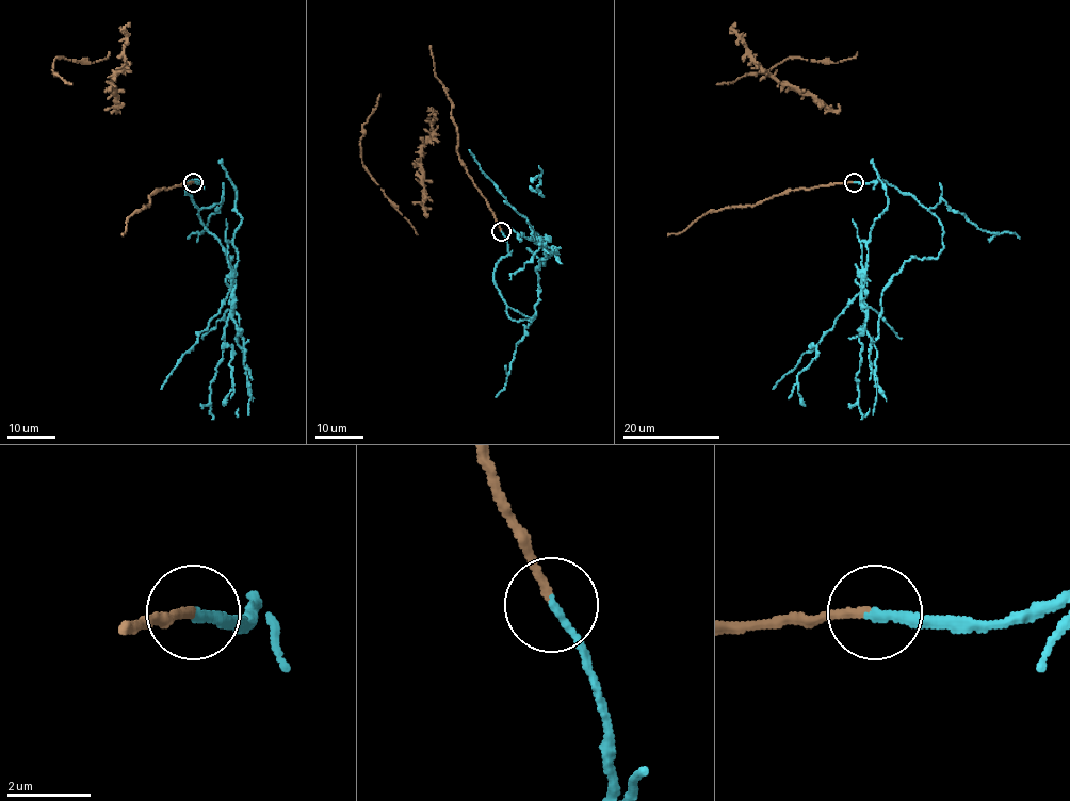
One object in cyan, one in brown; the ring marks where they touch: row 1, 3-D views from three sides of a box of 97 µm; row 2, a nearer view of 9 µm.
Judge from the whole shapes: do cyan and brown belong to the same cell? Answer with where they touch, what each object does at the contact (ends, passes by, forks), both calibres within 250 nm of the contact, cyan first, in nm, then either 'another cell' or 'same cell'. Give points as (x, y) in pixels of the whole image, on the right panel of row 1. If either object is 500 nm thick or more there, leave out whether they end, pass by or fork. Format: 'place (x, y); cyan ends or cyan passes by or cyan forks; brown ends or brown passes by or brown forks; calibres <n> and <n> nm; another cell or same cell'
place (854, 182); cyan ends; brown ends; calibres 200 and 190 nm; another cell

